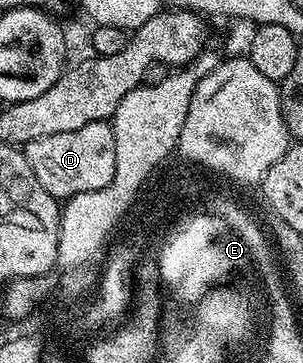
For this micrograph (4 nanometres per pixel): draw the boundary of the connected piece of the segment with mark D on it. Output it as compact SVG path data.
M107 121L92 122L88 126L80 126L80 130L68 130L68 134L48 134L48 138L40 138L36 142L28 142L24 145L26 161L32 166L32 174L59 201L65 202L72 196L78 196L81 192L100 190L108 186L114 177L114 129Z

